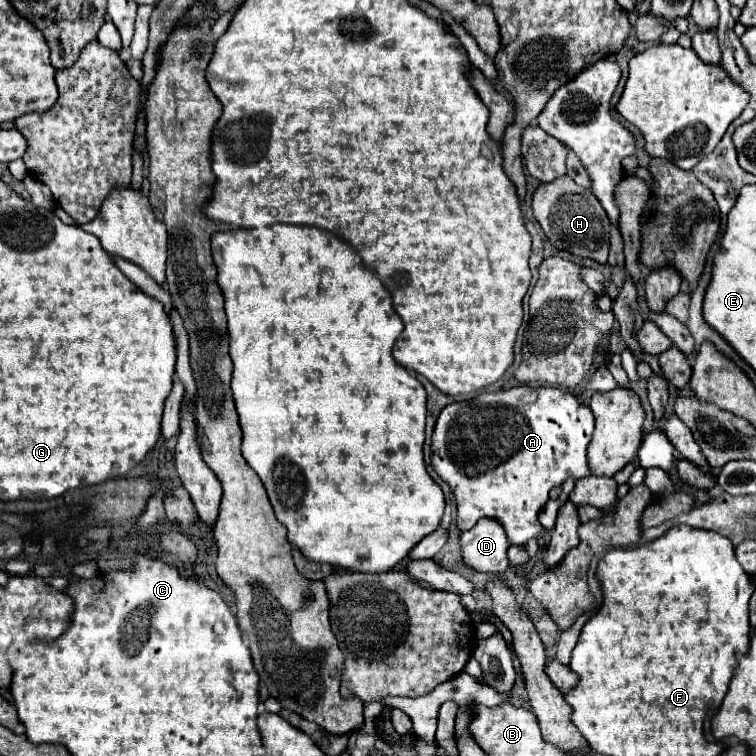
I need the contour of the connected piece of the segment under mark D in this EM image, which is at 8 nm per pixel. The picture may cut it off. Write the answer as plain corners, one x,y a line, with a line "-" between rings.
483,517
469,531
461,533
463,561
475,571
487,575
499,575
509,567
507,549
509,539
499,521

